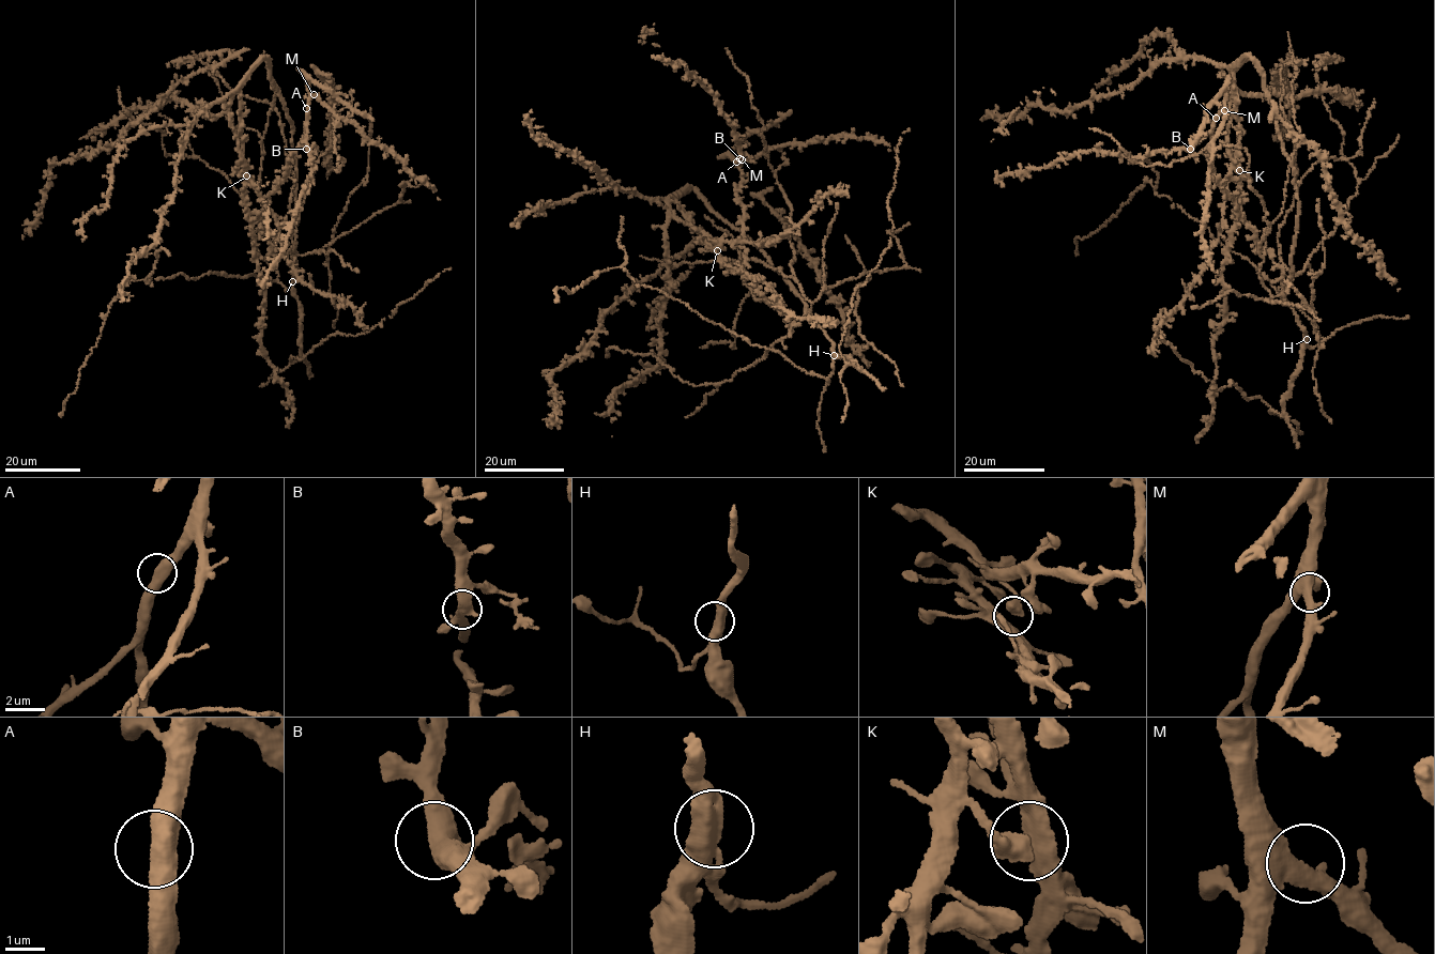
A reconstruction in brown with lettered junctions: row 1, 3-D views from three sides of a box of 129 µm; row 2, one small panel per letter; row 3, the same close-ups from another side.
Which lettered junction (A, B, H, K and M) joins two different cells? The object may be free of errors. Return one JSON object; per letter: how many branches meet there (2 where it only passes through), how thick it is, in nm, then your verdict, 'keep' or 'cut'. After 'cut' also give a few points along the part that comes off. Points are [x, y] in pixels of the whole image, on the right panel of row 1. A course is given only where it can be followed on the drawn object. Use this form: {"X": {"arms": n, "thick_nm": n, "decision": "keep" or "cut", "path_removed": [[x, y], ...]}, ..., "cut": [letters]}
{"A": {"arms": 2, "thick_nm": 500, "decision": "keep"}, "B": {"arms": 2, "thick_nm": 480, "decision": "keep"}, "H": {"arms": 2, "thick_nm": 500, "decision": "keep"}, "K": {"arms": 2, "thick_nm": 440, "decision": "keep"}, "M": {"arms": 2, "thick_nm": 480, "decision": "keep"}, "cut": []}

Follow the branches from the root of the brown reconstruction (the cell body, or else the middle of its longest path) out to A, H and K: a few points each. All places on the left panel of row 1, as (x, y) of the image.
A: (295, 191), (292, 233), (271, 235), (262, 230), (258, 211), (286, 178), (288, 157), (304, 135), (306, 108)
H: (295, 191), (291, 257), (294, 258), (298, 271), (292, 281)
K: (295, 191), (292, 122), (271, 77), (270, 59), (263, 56), (240, 89), (242, 172), (246, 175)

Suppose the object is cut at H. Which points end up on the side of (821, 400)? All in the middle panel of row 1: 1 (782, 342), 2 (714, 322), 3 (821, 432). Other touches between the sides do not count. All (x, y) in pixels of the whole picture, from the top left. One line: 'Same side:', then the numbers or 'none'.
Same side: 2, 3

